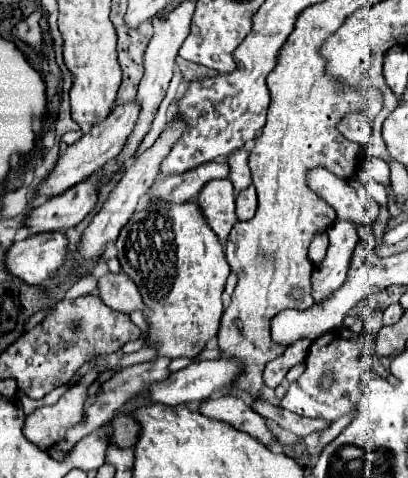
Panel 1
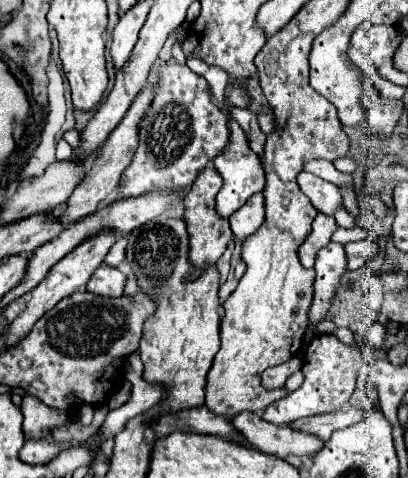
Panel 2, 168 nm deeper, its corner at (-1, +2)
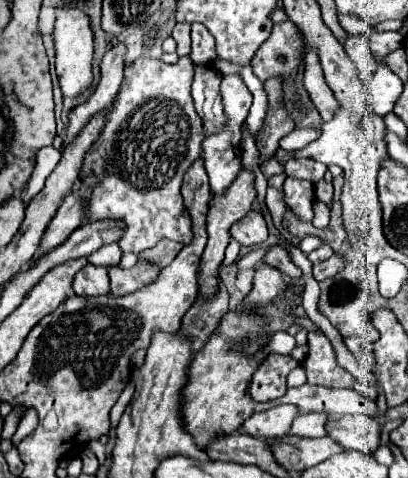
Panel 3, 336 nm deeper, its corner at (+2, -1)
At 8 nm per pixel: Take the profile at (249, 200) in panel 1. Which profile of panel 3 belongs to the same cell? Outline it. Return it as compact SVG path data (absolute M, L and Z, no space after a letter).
M249 211L243 219L233 223L231 237L237 239L241 245L253 247L267 239L267 221L259 211Z

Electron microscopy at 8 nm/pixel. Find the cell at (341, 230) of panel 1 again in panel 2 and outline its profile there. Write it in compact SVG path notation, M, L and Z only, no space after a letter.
M326 244L316 254L316 282L314 282L314 302L308 312L308 332L314 334L316 324L324 318L324 314L330 310L332 298L336 294L336 288L340 284L340 276L346 272L346 254L342 244Z

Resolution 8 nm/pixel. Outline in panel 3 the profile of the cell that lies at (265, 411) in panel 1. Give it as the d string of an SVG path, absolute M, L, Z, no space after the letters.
M341 415L327 421L327 435L341 447L373 455L379 447L379 423L367 415Z

